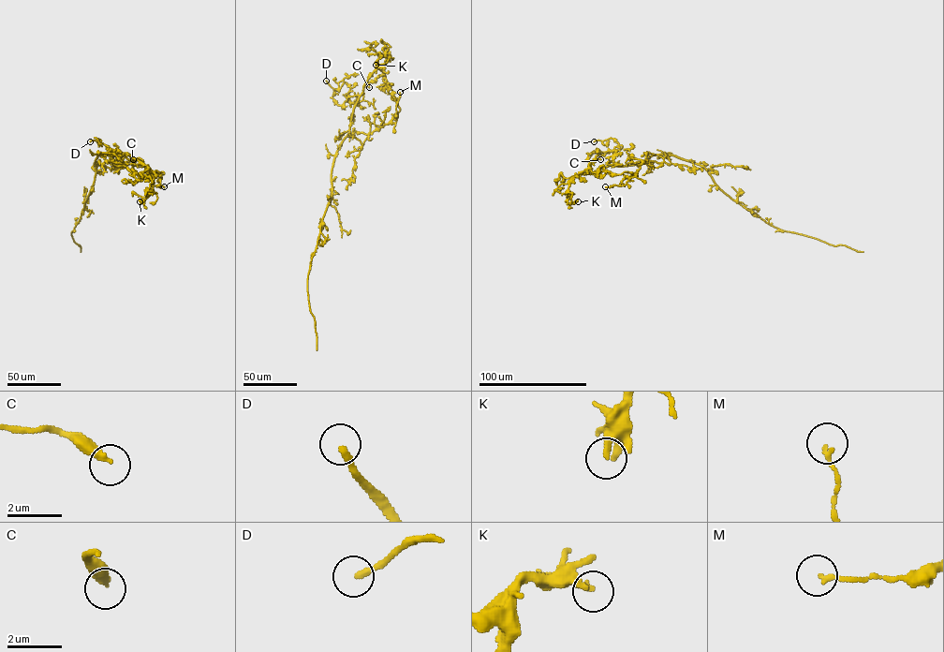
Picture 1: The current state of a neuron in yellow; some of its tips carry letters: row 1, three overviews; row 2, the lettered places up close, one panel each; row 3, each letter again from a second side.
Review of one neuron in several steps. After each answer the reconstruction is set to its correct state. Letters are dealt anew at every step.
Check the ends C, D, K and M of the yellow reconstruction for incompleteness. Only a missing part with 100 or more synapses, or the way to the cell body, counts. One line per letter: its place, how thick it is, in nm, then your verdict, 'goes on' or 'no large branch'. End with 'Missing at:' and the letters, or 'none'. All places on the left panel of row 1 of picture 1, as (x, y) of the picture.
C: place (133, 159); calibre 320 nm; no large branch
D: place (90, 141); calibre 240 nm; no large branch
K: place (140, 201); calibre 200 nm; no large branch
M: place (164, 186); calibre 150 nm; no large branch
Missing at: none

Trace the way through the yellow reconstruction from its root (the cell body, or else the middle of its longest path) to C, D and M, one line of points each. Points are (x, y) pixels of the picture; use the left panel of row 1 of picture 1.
C: (95, 165), (99, 155), (107, 155), (116, 166), (124, 166), (133, 173), (148, 169), (140, 161), (133, 159)
D: (95, 165), (99, 155), (108, 155), (116, 166), (122, 163), (122, 156), (97, 139), (97, 140), (90, 141)
M: (95, 165), (99, 155), (111, 157), (122, 153), (157, 174), (164, 186)

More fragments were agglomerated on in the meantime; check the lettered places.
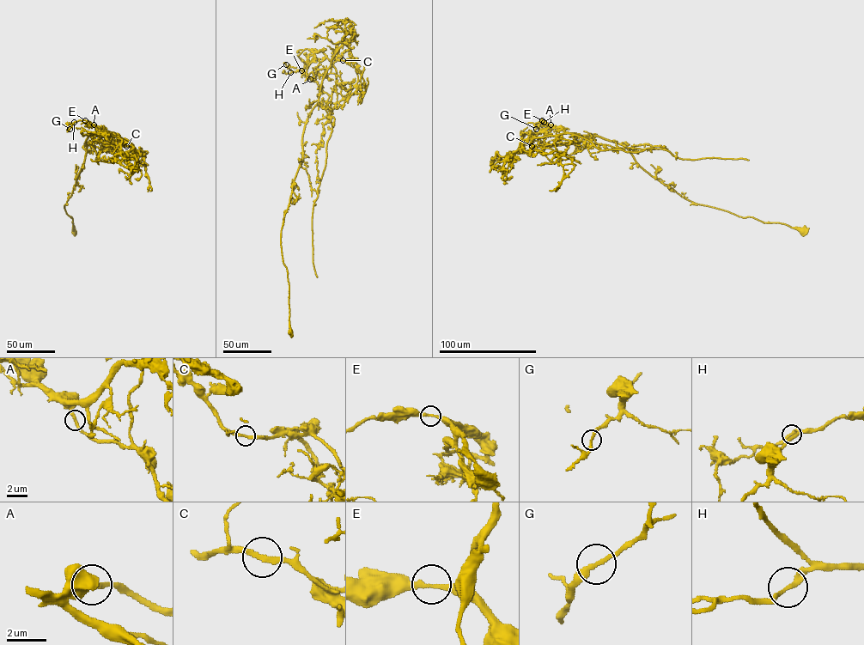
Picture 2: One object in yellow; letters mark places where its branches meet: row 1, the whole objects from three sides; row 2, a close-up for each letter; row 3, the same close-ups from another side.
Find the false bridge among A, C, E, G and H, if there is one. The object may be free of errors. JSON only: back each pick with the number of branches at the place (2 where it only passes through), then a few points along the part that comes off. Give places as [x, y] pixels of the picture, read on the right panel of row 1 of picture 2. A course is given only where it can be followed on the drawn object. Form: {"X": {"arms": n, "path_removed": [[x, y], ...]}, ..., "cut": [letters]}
{"C": {"arms": 2, "path_removed": [[532, 146], [532, 138], [570, 133], [589, 140], [600, 150], [638, 152], [661, 149], [683, 159], [749, 160]]}, "cut": ["C"]}

